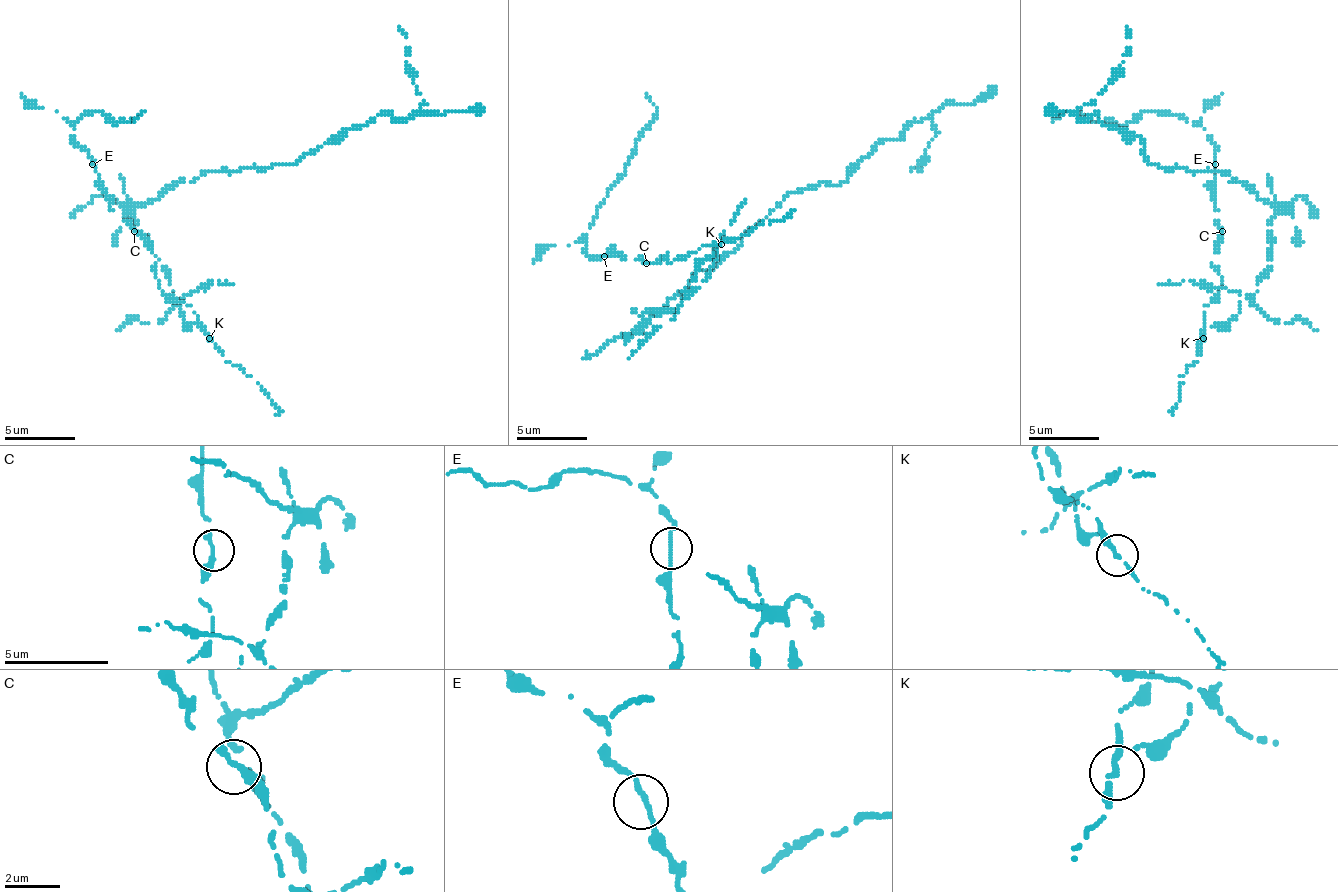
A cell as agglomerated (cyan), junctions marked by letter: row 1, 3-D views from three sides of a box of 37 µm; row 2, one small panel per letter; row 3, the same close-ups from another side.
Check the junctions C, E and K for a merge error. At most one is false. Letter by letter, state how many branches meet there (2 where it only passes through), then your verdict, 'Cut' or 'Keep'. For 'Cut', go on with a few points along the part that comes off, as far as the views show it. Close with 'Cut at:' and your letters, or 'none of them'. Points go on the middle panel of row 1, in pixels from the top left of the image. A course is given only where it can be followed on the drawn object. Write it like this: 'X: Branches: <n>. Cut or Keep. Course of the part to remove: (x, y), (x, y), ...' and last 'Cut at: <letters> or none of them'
C: Branches: 1. Keep
E: Branches: 2. Keep
K: Branches: 2. Cut. Course of the part to remove: (720, 245), (682, 302), (646, 319), (791, 192), (840, 185), (929, 118), (936, 136), (911, 168)
Cut at: K

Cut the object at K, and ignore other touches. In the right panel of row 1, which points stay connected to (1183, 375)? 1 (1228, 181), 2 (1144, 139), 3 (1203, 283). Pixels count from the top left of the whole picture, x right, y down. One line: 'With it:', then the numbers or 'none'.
With it: none

